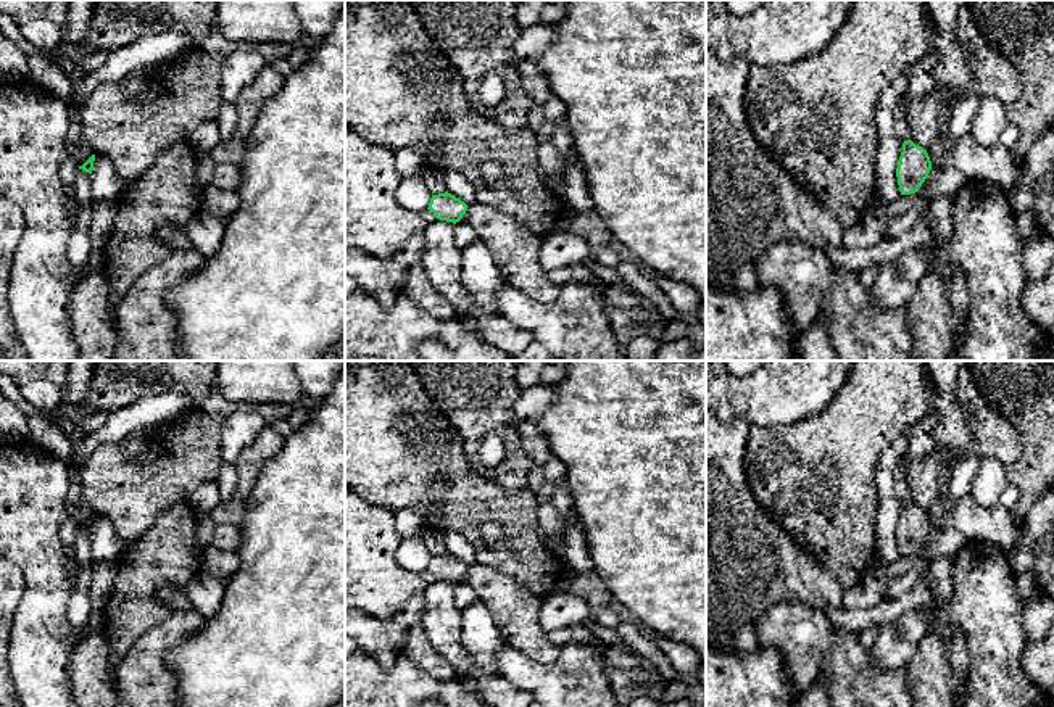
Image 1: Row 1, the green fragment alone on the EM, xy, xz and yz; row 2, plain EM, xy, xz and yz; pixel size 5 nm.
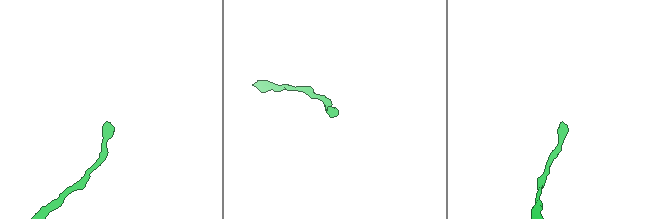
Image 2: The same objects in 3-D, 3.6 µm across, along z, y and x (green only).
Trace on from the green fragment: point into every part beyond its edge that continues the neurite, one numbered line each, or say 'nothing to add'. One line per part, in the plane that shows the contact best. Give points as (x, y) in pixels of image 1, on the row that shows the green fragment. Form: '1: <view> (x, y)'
nothing to add

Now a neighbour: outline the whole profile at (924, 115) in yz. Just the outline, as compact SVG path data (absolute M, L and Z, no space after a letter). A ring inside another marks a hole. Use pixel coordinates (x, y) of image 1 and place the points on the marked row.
M936 85L933 90L915 100L907 111L907 127L911 140L928 150L940 134L940 118L946 110L952 110L957 101L946 101L944 90Z

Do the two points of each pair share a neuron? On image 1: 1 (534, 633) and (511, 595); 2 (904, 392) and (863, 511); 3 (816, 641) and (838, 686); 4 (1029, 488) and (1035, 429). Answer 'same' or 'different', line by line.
1: same
2: same
3: different
4: same

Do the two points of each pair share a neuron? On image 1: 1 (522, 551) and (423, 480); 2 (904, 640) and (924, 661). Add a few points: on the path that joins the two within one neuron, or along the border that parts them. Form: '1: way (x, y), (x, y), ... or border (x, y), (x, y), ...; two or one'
1: way (511, 522), (492, 503), (452, 496); one
2: border (929, 630), (916, 653), (904, 664); two

